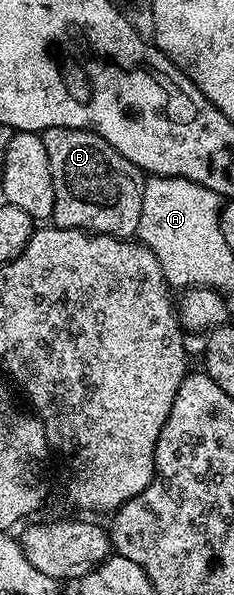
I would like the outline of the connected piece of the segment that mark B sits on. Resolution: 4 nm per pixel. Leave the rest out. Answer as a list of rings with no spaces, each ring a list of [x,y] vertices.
[[[49,128],[42,131],[41,137],[45,152],[49,152],[49,172],[53,176],[50,221],[61,228],[134,239],[141,220],[144,171],[91,130]]]

